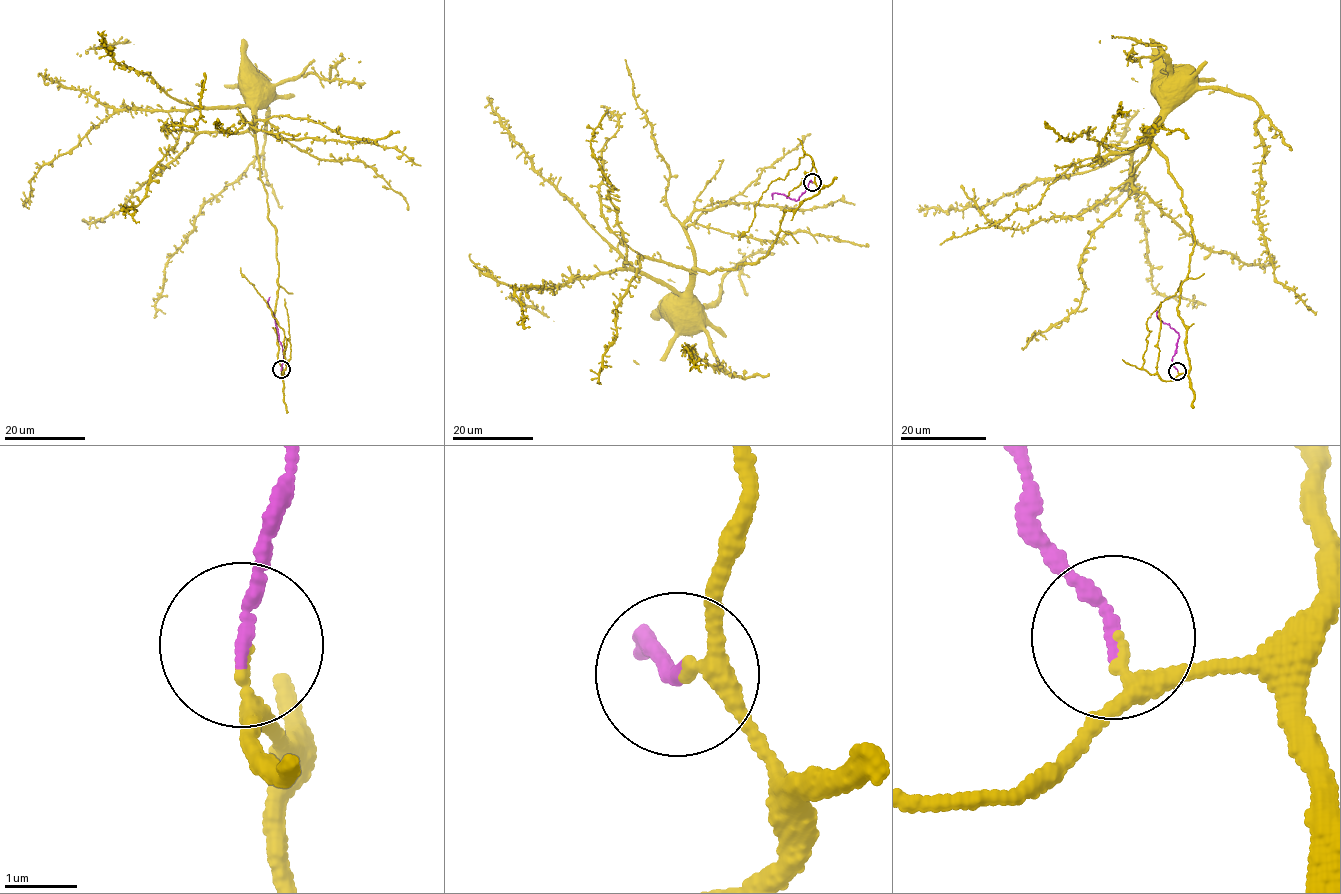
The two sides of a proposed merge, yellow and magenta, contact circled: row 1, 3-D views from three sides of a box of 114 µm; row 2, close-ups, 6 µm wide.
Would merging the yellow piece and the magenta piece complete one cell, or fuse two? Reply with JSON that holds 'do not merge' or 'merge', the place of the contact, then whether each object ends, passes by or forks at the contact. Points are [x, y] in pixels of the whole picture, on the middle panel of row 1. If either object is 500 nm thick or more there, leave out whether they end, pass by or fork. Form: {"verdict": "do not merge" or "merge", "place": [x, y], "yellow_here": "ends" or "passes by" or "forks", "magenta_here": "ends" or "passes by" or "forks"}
{"verdict": "merge", "place": [812, 182], "yellow_here": "passes by", "magenta_here": "ends"}

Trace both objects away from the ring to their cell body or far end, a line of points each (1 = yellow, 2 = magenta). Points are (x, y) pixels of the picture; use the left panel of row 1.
1: (281, 370), (276, 227), (252, 113), (262, 106), (262, 154), (202, 206), (169, 259), (155, 305), (165, 313)
2: (281, 370), (284, 356), (269, 305), (270, 297)

